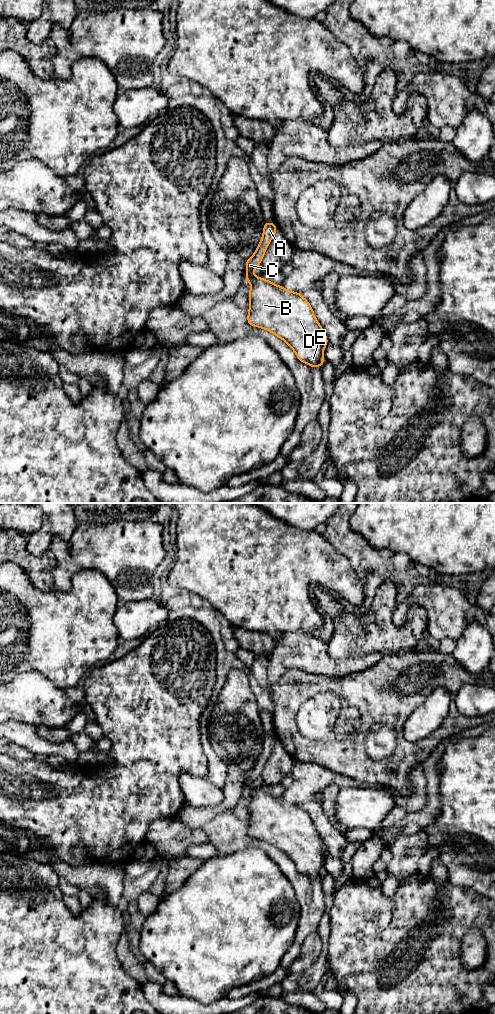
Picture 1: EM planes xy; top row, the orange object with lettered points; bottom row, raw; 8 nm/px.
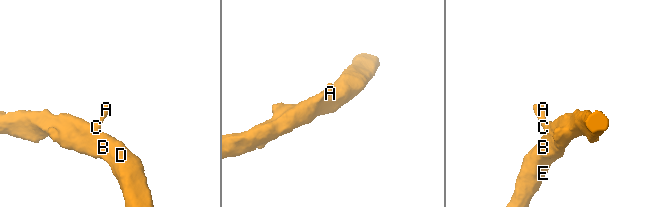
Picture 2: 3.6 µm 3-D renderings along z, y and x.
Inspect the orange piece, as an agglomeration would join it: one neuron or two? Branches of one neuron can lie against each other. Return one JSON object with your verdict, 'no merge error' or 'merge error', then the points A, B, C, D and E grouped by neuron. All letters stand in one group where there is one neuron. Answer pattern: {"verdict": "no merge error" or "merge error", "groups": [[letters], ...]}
{"verdict": "no merge error", "groups": [["A", "B", "C", "D", "E"]]}

